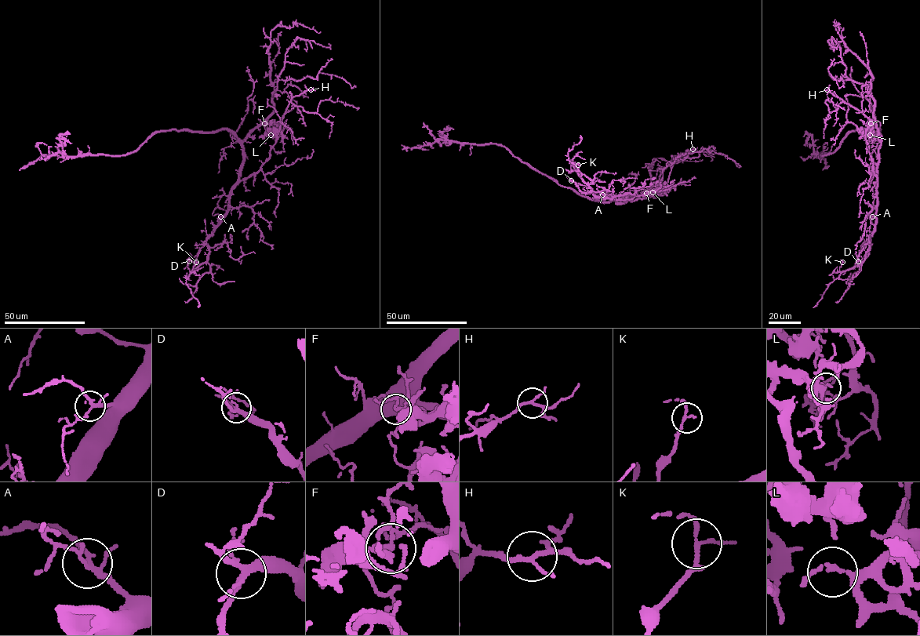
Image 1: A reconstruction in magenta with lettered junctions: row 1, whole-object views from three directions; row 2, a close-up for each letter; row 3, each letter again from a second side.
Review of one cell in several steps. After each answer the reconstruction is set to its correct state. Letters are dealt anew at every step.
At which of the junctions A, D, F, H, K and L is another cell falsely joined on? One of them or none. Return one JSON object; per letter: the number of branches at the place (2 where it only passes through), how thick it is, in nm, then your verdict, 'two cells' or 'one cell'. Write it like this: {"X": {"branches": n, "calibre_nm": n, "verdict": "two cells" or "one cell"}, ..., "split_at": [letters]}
{"A": {"branches": 4, "calibre_nm": 180, "verdict": "one cell"}, "D": {"branches": 5, "calibre_nm": 240, "verdict": "one cell"}, "F": {"branches": 5, "calibre_nm": 120, "verdict": "two cells"}, "H": {"branches": 4, "calibre_nm": 170, "verdict": "one cell"}, "K": {"branches": 4, "calibre_nm": 140, "verdict": "one cell"}, "L": {"branches": 3, "calibre_nm": 120, "verdict": "one cell"}, "split_at": ["F"]}

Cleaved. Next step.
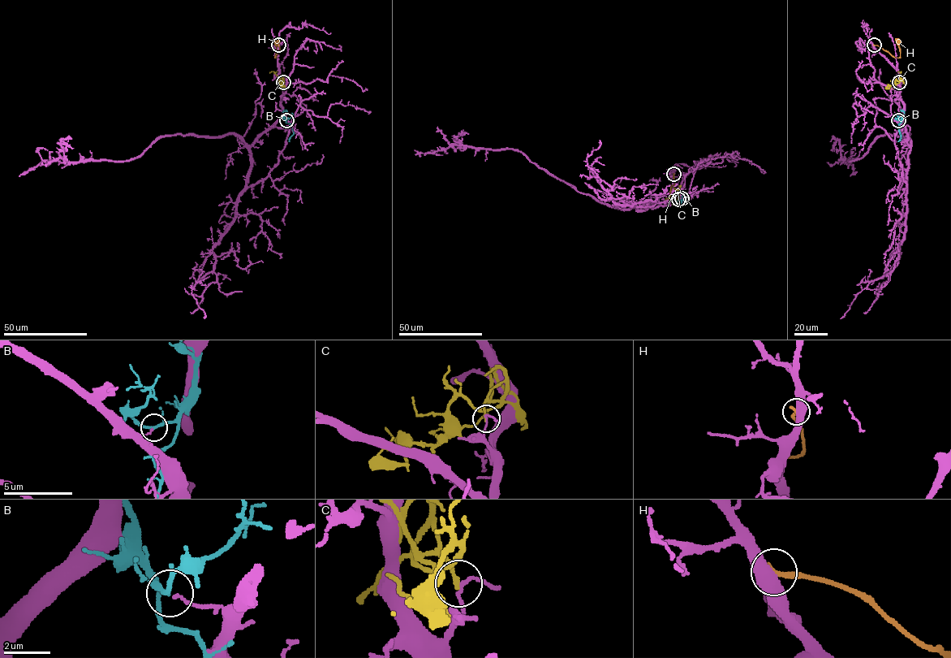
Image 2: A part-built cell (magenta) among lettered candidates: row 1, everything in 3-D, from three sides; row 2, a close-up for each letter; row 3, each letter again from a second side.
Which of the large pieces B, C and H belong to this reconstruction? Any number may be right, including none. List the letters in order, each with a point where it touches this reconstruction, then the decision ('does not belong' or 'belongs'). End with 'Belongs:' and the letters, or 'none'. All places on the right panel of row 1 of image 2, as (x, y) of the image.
B: (898, 120) | does not belong
C: (899, 82) | does not belong
H: (874, 45) | does not belong
Belongs: none

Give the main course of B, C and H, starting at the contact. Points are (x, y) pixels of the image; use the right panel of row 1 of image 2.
B: (899, 120), (901, 121), (899, 130), (901, 138), (897, 141)
C: (899, 83), (896, 80), (889, 88), (886, 87), (888, 84)
H: (874, 45), (899, 58), (900, 49), (895, 39)

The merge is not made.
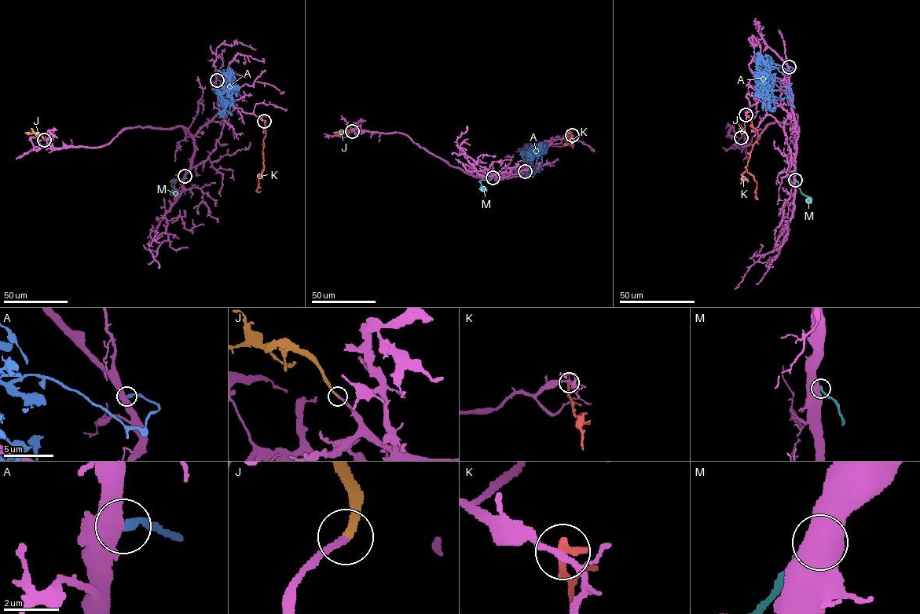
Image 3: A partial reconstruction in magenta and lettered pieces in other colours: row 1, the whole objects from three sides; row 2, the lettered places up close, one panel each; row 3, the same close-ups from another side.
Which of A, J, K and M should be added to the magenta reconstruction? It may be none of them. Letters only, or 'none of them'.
J

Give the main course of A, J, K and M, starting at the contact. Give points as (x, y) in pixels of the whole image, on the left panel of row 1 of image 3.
A: (217, 80), (226, 84), (224, 77), (226, 81), (223, 82), (224, 91), (221, 93), (224, 115), (216, 113)
J: (44, 140), (38, 133), (25, 132)
K: (264, 121), (264, 166), (256, 190), (261, 191)
M: (185, 176), (171, 184), (177, 195)

